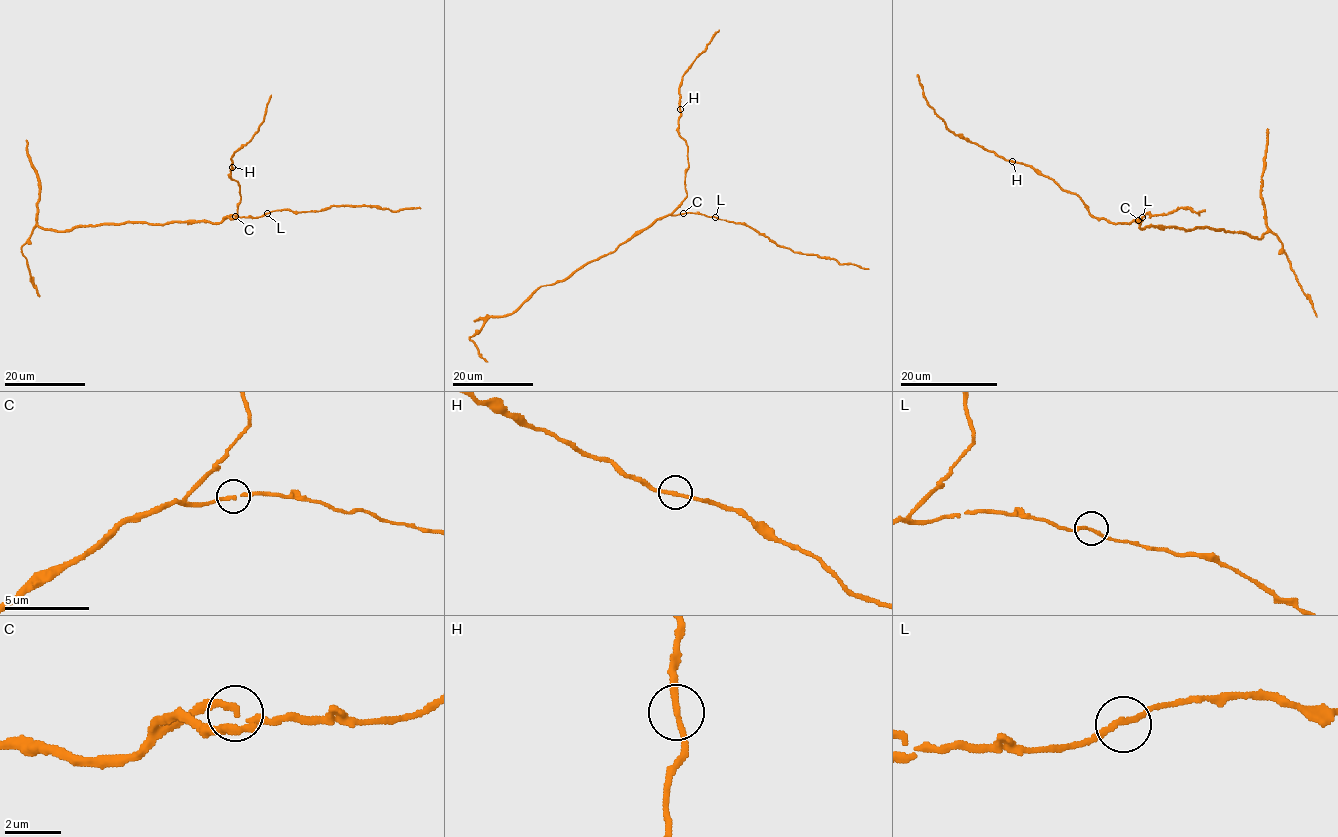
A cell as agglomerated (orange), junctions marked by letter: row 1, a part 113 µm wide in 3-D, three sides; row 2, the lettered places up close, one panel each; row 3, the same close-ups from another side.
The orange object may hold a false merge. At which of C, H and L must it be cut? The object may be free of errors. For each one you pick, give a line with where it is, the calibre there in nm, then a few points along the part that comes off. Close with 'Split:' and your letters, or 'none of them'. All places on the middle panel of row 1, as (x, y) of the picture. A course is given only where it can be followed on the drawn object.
Split: none of them

